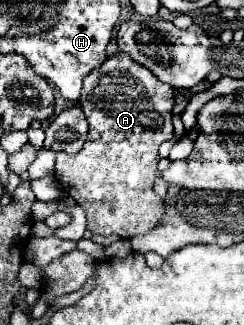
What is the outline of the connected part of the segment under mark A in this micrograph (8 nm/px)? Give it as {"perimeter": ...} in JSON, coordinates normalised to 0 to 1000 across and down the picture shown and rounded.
{"perimeter":[[[508,160],[443,178],[410,209],[369,222],[336,271],[336,338],[369,382],[361,431],[336,468],[279,480],[238,468],[230,486],[230,554],[254,572],[262,597],[303,609],[352,652],[361,708],[377,720],[475,720],[500,732],[541,732],[557,720],[607,720],[656,695],[672,665],[672,628],[631,597],[631,554],[648,535],[648,455],[664,437],[713,418],[705,345],[713,277],[705,265],[656,252],[607,209],[549,197]]]}

